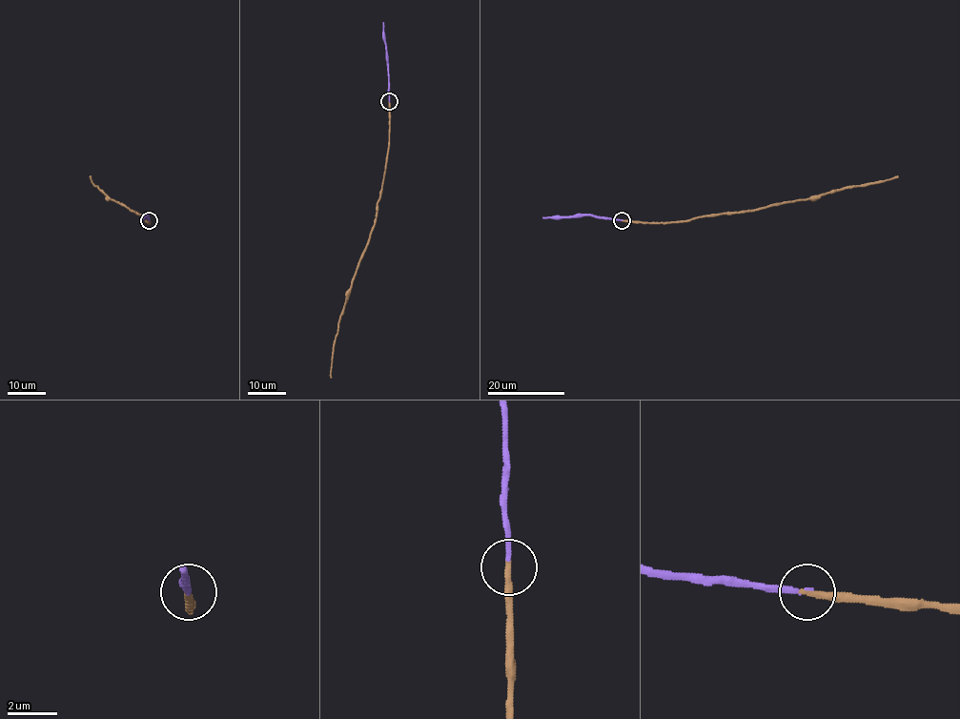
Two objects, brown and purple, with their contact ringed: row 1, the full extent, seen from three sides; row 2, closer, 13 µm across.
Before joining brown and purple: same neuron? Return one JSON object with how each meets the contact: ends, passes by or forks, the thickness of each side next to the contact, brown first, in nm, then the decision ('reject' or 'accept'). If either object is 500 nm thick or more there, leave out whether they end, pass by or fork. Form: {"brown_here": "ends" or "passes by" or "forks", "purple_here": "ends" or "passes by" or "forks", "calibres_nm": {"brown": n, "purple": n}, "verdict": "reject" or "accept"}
{"brown_here": "ends", "purple_here": "ends", "calibres_nm": {"brown": 300, "purple": 170}, "verdict": "accept"}

